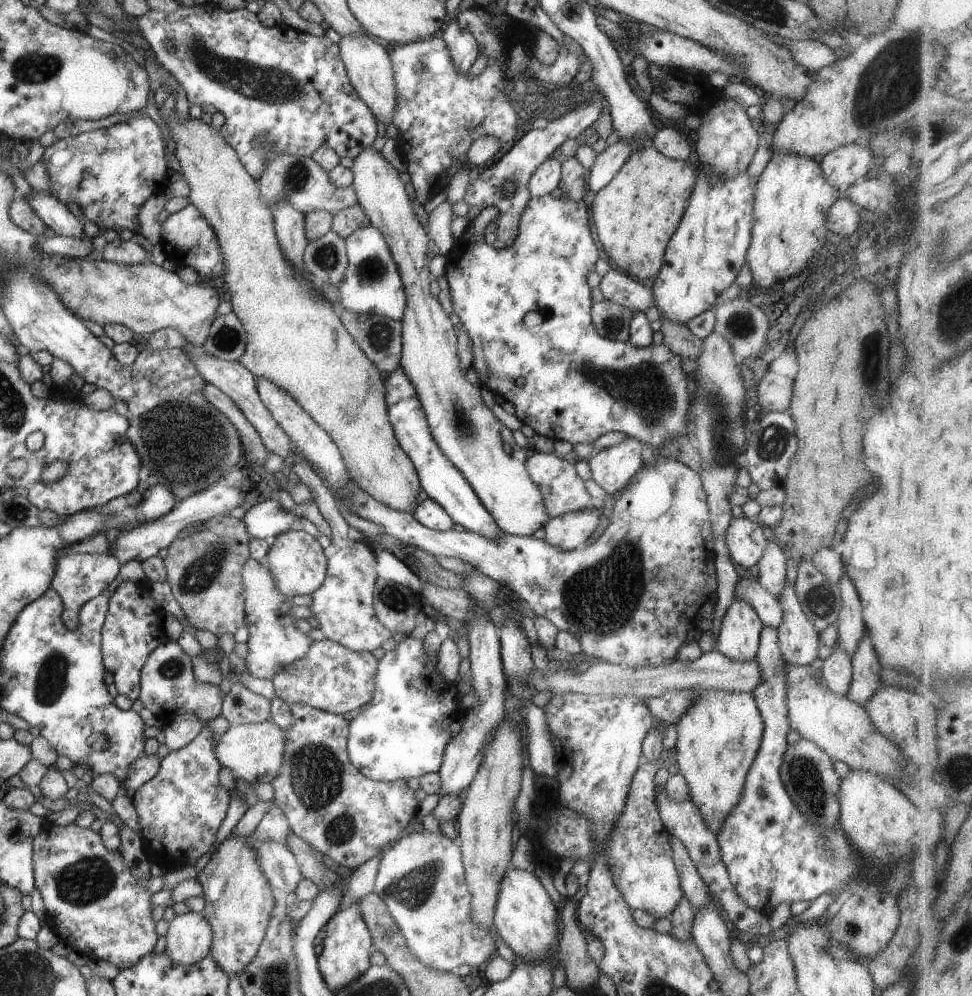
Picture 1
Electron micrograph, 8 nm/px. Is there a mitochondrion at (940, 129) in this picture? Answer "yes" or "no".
yes

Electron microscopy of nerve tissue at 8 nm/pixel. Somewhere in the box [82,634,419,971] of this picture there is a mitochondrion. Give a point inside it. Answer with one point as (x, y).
(316, 776)

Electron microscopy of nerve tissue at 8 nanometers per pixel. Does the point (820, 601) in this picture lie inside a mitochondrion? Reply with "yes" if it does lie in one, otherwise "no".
yes

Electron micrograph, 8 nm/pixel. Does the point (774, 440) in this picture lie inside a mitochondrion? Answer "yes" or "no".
yes

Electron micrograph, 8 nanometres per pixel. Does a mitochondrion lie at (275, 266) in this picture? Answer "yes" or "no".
no

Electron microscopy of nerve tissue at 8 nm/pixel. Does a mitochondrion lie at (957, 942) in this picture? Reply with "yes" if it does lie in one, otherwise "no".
yes

